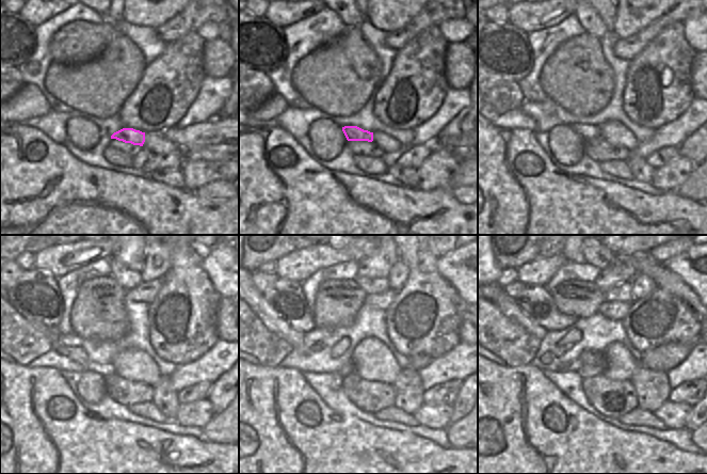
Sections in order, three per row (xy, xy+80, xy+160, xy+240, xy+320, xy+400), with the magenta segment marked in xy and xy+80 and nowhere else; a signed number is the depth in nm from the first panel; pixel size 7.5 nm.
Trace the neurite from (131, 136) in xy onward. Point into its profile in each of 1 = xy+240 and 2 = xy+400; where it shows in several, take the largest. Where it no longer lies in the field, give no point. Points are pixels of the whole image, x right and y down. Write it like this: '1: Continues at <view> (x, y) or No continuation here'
1: Continues at xy+240 (77, 354)
2: Continues at xy+400 (508, 306).

